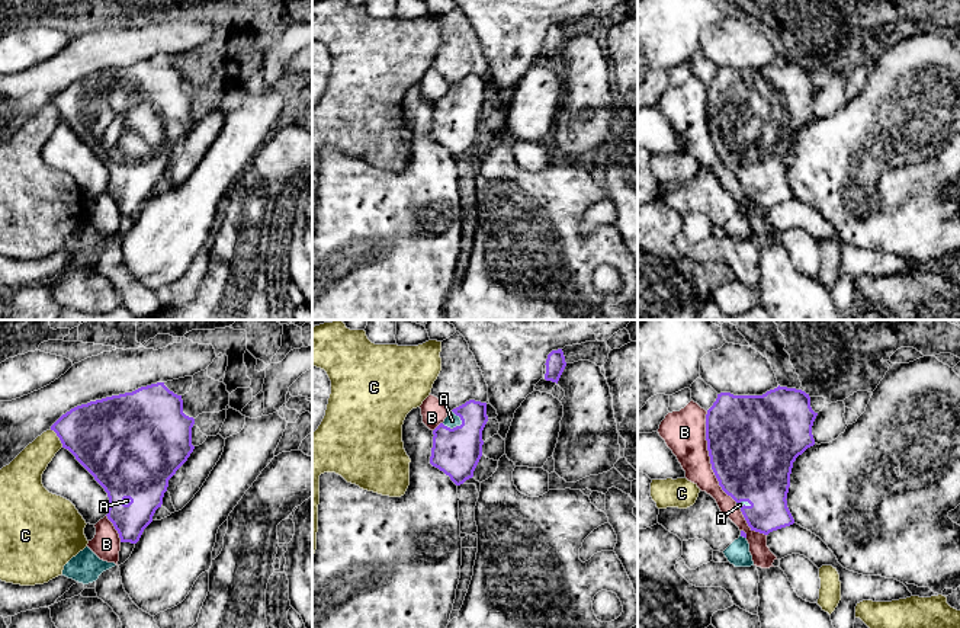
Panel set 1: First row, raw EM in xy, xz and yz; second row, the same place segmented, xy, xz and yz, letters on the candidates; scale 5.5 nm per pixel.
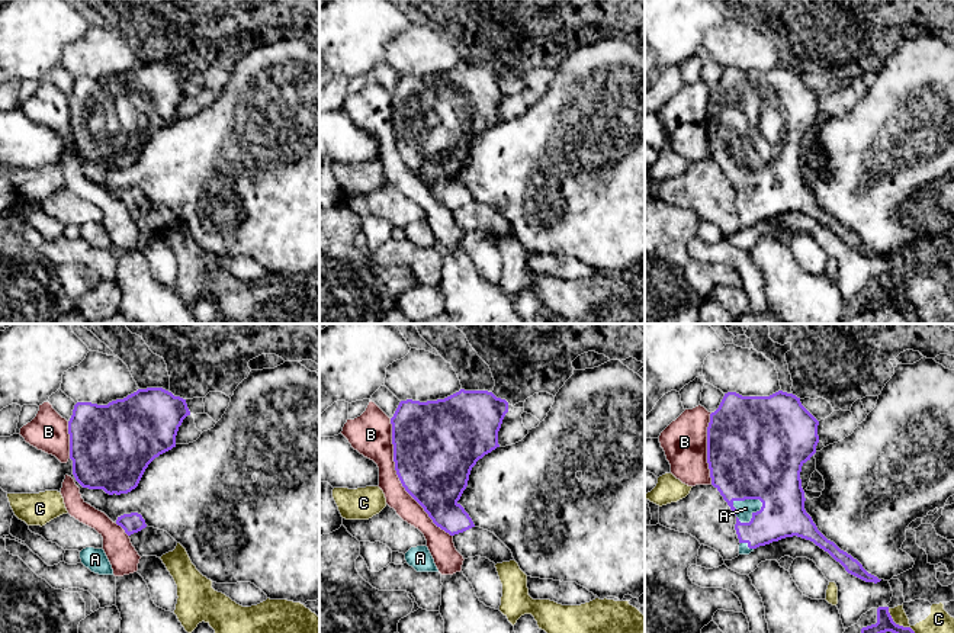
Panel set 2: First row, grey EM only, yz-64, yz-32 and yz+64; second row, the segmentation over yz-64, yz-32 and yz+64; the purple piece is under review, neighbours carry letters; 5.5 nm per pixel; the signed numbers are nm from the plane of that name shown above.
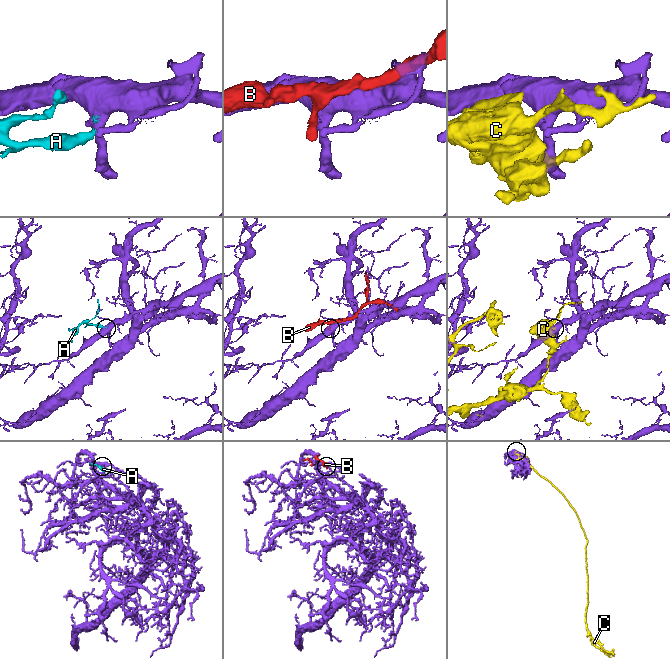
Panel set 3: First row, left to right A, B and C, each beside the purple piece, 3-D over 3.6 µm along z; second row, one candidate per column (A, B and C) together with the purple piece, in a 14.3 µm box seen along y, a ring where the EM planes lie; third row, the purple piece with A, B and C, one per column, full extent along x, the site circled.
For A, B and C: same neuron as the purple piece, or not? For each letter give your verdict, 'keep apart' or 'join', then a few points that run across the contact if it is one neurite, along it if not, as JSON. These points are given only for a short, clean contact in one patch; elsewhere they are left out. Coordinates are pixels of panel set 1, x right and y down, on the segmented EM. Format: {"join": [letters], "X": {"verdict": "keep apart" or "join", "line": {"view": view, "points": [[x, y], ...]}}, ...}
{"join": ["A"], "A": {"verdict": "join", "line": {"view": "xz", "points": [[456, 452], [453, 428], [452, 420]]}}, "B": {"verdict": "keep apart"}, "C": {"verdict": "keep apart"}}

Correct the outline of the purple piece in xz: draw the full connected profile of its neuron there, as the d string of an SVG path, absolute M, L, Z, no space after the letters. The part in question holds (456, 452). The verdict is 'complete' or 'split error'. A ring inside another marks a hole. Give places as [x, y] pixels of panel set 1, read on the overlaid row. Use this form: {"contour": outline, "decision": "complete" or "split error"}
{"contour": "M469 400L447 413L433 430L430 464L460 486L473 477L482 456L482 430L488 422L487 403Z", "decision": "split error"}

